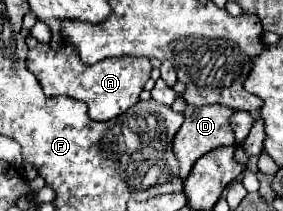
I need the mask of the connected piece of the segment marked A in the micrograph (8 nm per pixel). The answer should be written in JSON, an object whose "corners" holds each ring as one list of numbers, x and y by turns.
{"corners":[[37,44,33,50,29,50,27,56,27,68,37,76,47,96,71,96,75,100,81,100,89,106,91,120,111,120,125,110,129,110,137,100,139,94,149,80,151,74,151,62,147,58,123,58,123,62,97,62,97,64,83,64,79,58,79,52,75,46,65,44,59,50,51,50,49,44]]}

